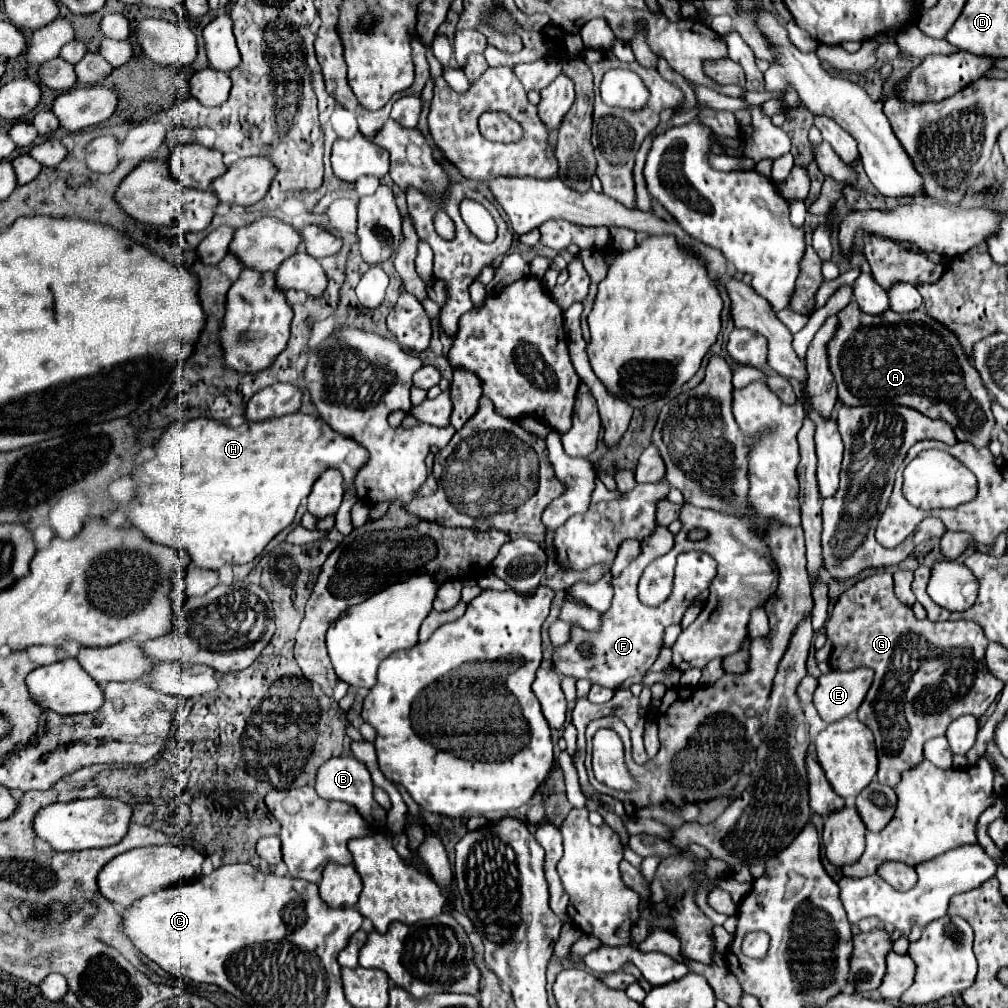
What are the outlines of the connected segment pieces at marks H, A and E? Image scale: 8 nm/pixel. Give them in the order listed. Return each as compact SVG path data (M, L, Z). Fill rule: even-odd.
M302 412L254 424L244 422L238 428L228 428L222 422L206 418L172 424L172 428L168 428L156 442L154 456L142 460L134 472L134 478L138 480L138 504L130 508L128 520L150 540L188 552L196 566L218 570L224 564L248 564L280 530L292 524L298 506L308 498L314 482L328 468L338 468L342 472L344 500L336 513L334 527L342 536L348 536L352 532L350 508L358 502L354 500L350 482L366 460L366 448L362 448L354 438L332 430L322 418Z
M850 302L838 318L838 328L832 336L832 340L826 344L828 350L828 366L834 374L834 380L838 384L838 400L846 406L870 406L870 404L902 404L916 408L918 412L924 412L930 418L936 418L936 414L946 420L958 440L970 442L974 448L986 448L992 438L994 428L994 416L992 416L992 398L988 390L982 384L982 378L978 376L978 370L974 368L970 356L962 348L958 336L948 330L944 324L934 320L924 310L898 314L892 310L886 310L880 316L868 316L860 312L856 302ZM940 390L944 390L944 398L940 398Z
M870 668L822 674L814 692L814 706L820 718L836 722L856 712L872 684L872 674Z

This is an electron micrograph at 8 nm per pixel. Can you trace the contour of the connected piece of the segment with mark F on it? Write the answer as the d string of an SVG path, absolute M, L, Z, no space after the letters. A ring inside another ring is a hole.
M658 526L654 530L654 536L642 540L642 554L630 564L630 568L622 572L622 576L612 580L614 598L610 610L602 614L600 632L588 632L580 626L572 626L570 642L554 650L554 664L560 674L574 676L576 680L588 678L592 680L592 684L600 684L612 690L626 686L628 682L640 680L646 674L646 670L654 664L654 660L660 654L660 638L664 634L664 628L670 624L680 624L688 606L696 600L698 594L710 588L710 582L716 576L716 564L709 554L700 551L684 552L677 557L674 590L670 598L656 608L644 606L636 596L638 578L652 560L670 552L672 546L674 546L674 534L664 526ZM582 644L590 644L588 656L582 654Z

